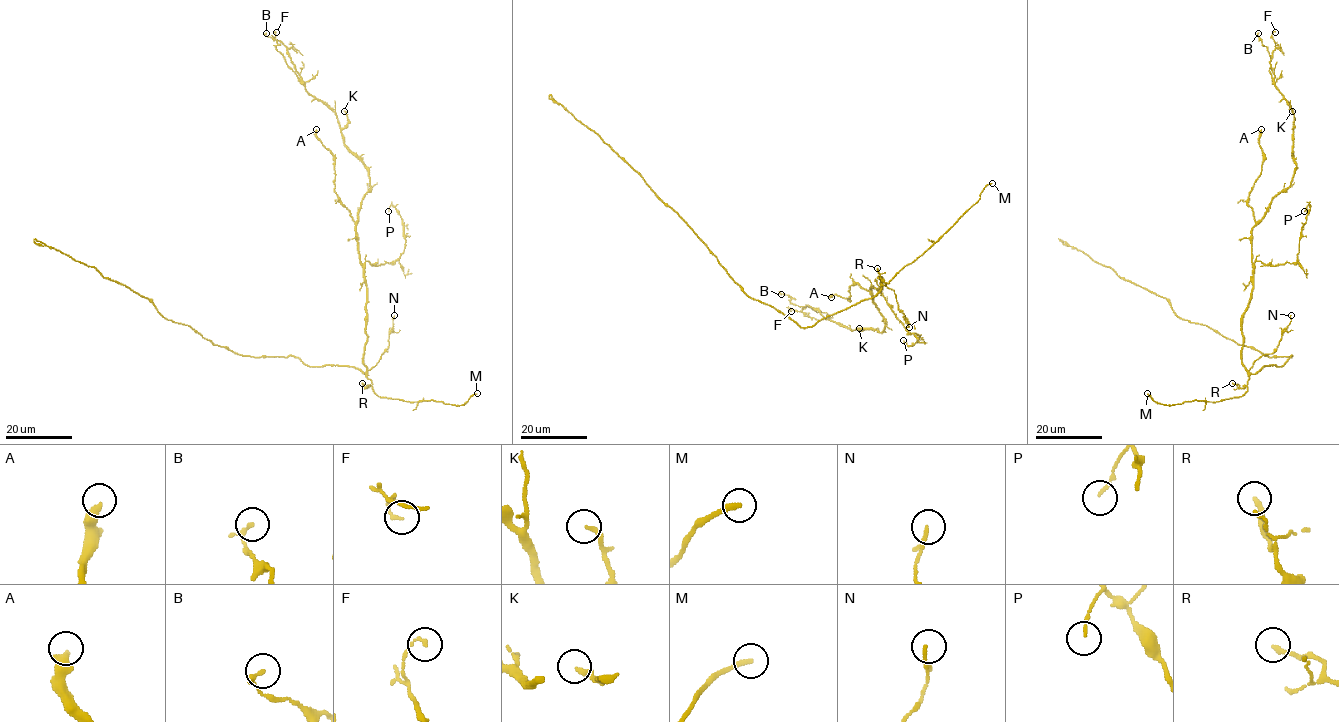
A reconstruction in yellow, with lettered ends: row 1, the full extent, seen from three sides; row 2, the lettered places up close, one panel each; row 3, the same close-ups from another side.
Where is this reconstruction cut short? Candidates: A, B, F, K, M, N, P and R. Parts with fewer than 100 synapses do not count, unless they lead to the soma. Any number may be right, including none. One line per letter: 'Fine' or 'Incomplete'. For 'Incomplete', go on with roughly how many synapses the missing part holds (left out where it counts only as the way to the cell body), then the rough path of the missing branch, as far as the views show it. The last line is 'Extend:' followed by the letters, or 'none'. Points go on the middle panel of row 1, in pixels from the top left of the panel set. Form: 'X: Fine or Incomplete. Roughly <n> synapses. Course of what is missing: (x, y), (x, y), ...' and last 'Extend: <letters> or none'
A: Fine
B: Fine
F: Fine
K: Fine
M: Incomplete
N: Fine
P: Fine
R: Fine
Extend: M

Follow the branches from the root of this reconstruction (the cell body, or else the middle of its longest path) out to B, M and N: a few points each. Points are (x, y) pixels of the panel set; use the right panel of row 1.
B: (1264, 366), (1251, 373), (1241, 355), (1252, 228), (1290, 185), (1296, 162), (1294, 114), (1258, 33)
M: (1264, 366), (1249, 376), (1244, 394), (1221, 401), (1192, 400), (1164, 405), (1147, 393)
N: (1264, 366), (1254, 373), (1249, 371), (1257, 359), (1272, 353), (1277, 348), (1291, 315)

